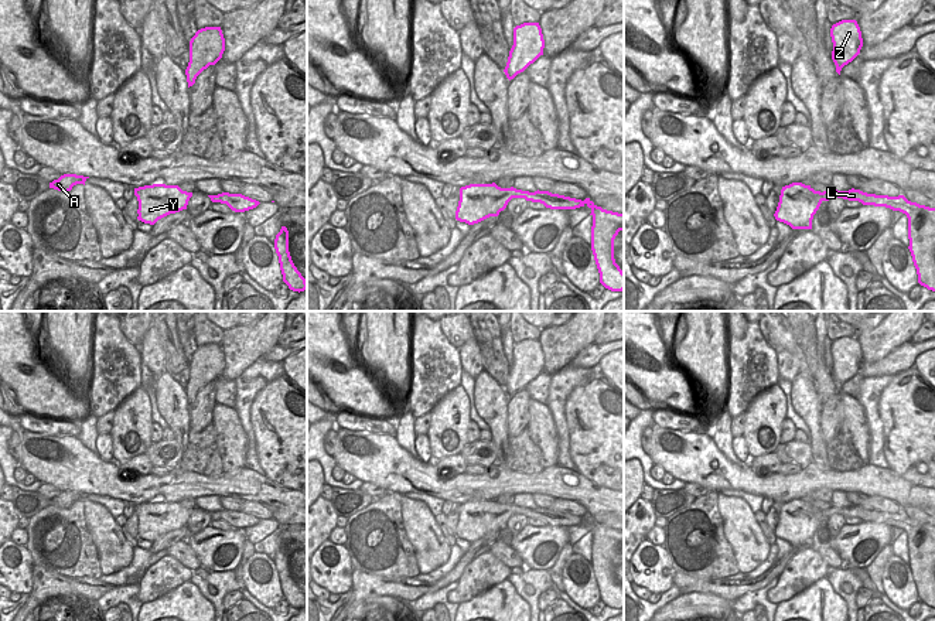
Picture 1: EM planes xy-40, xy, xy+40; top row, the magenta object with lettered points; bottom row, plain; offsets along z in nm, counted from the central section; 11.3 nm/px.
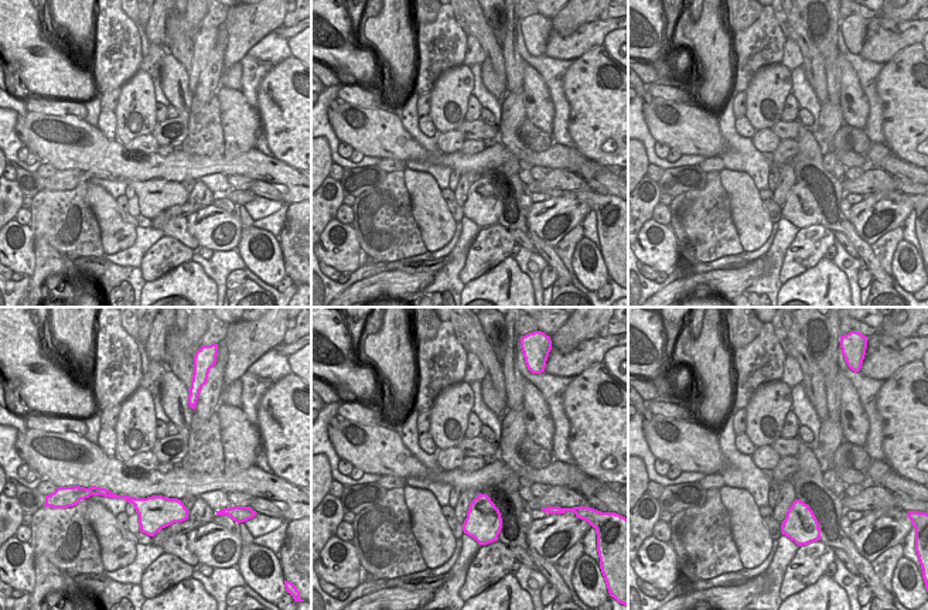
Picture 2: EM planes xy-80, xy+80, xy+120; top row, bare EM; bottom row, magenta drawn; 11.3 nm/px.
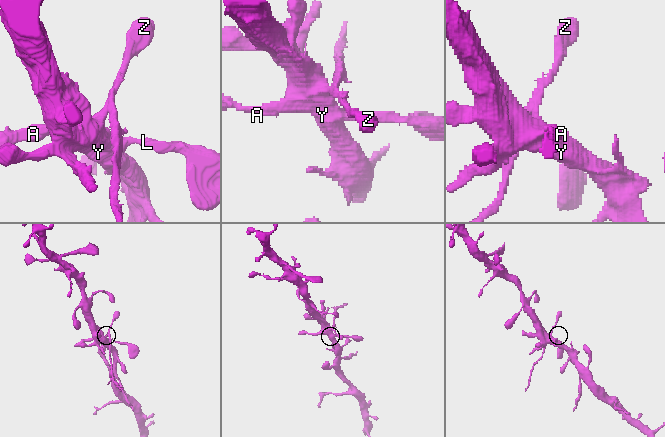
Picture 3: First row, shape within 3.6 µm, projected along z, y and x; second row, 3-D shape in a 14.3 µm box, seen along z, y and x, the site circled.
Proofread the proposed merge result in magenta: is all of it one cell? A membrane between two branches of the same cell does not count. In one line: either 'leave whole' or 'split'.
leave whole

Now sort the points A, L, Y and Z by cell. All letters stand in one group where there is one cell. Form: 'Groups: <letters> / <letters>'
Groups: A L Y Z

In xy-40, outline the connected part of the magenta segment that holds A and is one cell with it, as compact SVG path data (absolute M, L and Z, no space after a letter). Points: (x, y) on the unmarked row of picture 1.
M64 491L58 497L54 497L52 499L50 499L50 505L54 505L54 506L58 506L58 508L62 508L62 509L68 509L76 501L85 502L85 498L88 495L89 494L76 492L76 491Z

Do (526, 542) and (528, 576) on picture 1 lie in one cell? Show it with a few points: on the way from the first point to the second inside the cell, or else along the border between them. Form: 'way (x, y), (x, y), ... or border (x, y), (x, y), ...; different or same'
border (528, 567), (546, 570); different

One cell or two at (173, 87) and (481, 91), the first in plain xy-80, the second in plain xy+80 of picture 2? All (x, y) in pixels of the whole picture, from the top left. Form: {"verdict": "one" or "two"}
{"verdict": "two"}

